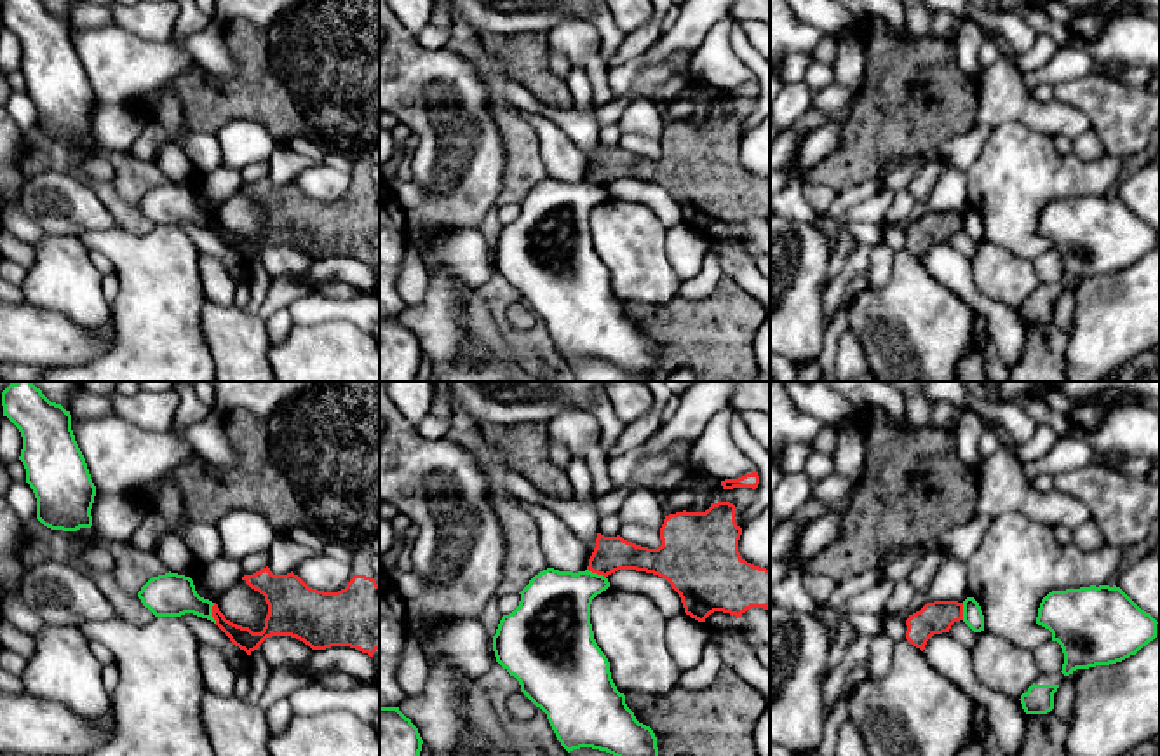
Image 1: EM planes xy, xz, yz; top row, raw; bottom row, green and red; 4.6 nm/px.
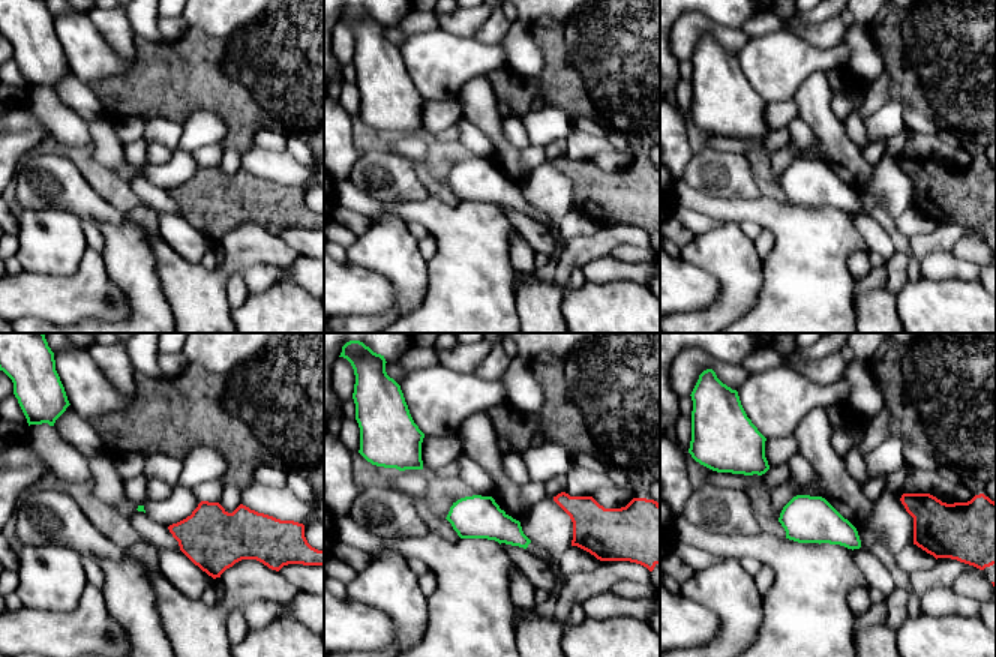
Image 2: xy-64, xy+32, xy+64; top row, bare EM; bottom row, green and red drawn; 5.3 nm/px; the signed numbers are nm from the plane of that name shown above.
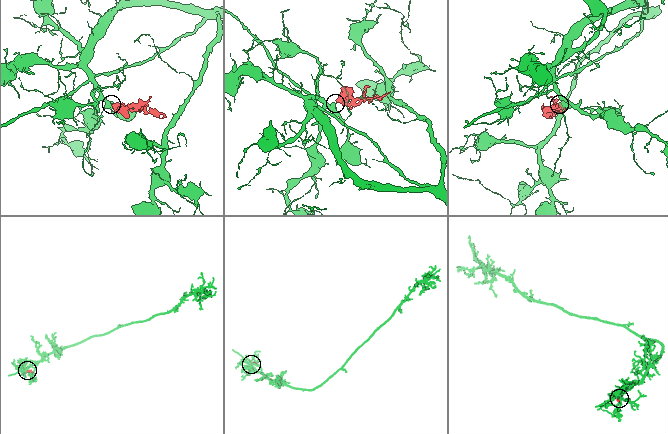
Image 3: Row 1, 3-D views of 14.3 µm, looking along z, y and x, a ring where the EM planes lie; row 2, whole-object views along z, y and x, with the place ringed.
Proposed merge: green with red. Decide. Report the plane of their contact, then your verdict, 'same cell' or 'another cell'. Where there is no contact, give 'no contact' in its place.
contact in xy; another cell

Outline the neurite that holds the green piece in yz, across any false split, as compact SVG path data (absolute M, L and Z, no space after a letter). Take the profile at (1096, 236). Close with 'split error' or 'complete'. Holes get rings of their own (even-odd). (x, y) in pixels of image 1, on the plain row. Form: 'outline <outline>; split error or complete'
outline M1090 195L1052 200L1036 233L1052 242L1064 263L1062 284L1109 275L1136 265L1157 247L1157 230L1120 197Z; complete

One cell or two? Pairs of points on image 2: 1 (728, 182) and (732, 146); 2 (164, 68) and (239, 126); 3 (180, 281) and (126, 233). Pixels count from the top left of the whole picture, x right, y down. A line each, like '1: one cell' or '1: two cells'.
1: two cells
2: one cell
3: two cells

